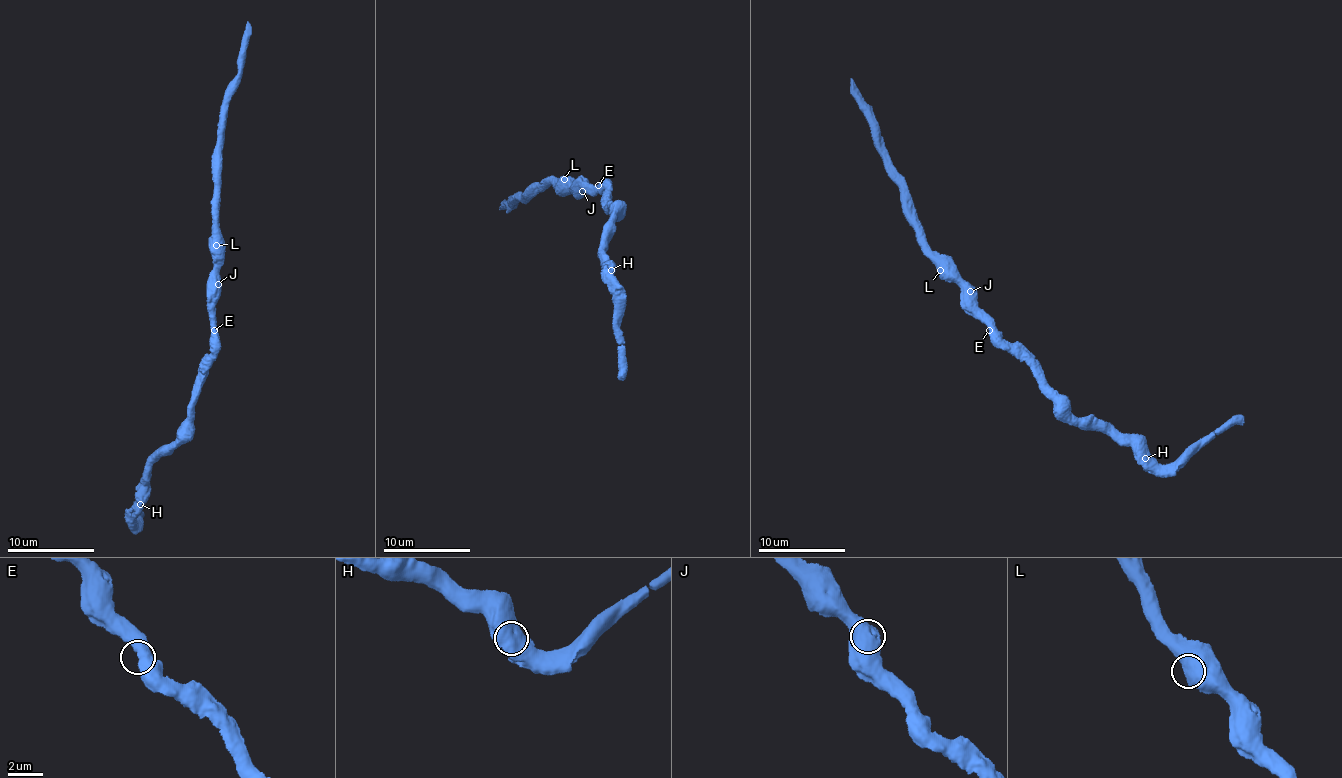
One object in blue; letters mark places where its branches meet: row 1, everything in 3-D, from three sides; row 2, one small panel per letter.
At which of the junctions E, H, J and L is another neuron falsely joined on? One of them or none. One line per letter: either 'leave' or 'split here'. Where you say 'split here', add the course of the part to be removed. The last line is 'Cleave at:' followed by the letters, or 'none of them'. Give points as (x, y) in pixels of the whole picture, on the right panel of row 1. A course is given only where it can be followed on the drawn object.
E: leave
H: leave
J: leave
L: leave
Cleave at: none of them

